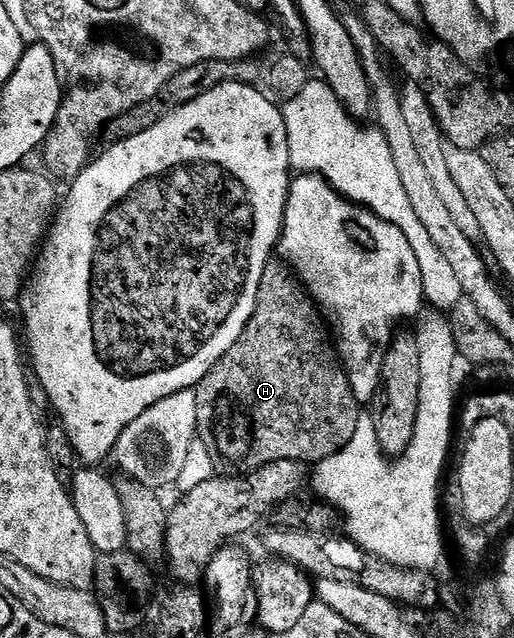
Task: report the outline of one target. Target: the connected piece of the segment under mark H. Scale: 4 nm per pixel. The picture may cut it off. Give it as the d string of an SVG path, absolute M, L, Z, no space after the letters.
M280 266L275 272L274 269L265 267L260 274L260 289L256 295L256 309L250 318L250 322L242 330L242 334L238 338L238 342L234 346L230 346L230 350L226 350L226 354L221 360L204 376L204 379L196 385L194 391L202 392L202 402L206 404L196 404L198 406L198 422L197 429L202 426L228 426L228 412L236 410L234 416L234 432L216 432L218 436L218 446L214 450L222 450L219 457L221 461L230 462L236 470L249 472L258 467L266 466L267 463L277 462L283 459L300 460L307 466L315 466L321 460L330 458L338 450L342 450L346 446L346 442L350 442L350 438L354 438L354 430L358 430L358 422L362 415L362 405L354 398L354 390L350 390L350 382L346 378L344 369L336 355L336 349L333 341L330 339L329 333L326 331L325 321L322 319L321 313L318 311L313 299L304 291L299 280L287 267Z

